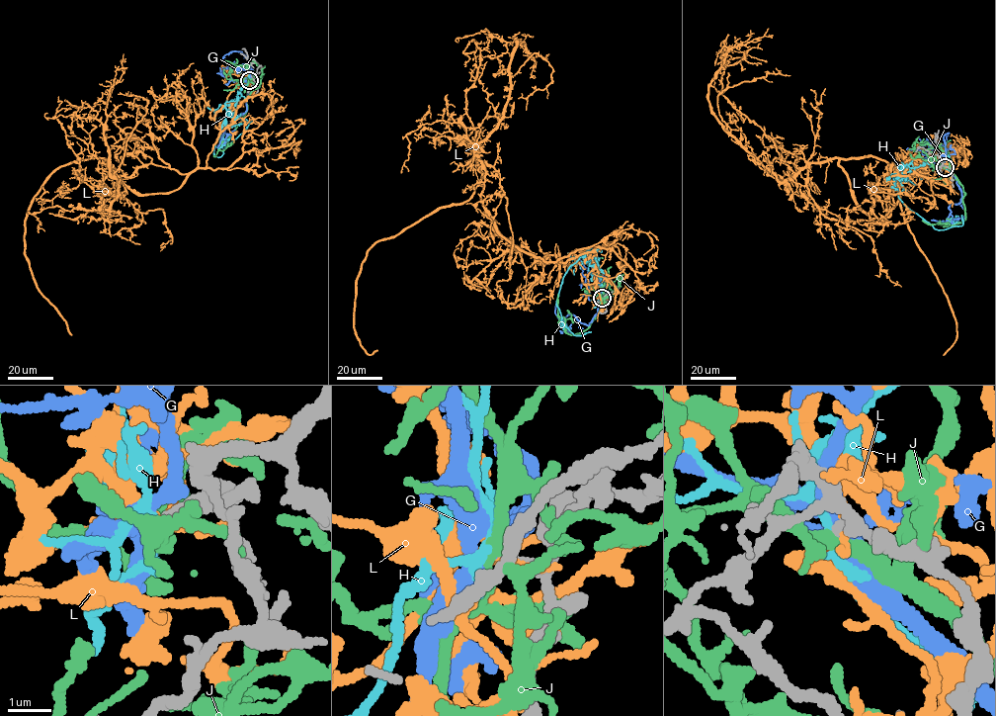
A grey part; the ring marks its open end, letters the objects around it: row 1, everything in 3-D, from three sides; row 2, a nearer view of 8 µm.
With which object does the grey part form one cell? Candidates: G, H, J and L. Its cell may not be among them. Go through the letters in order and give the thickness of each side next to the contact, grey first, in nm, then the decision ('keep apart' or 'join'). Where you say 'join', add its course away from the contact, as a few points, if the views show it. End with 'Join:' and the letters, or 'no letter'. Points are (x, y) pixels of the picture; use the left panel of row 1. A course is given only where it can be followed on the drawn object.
G: 280 nm thick on the grey side, 320 nm on the other; join; it runs (249, 80), (246, 110), (229, 124), (213, 151)
H: 280 nm thick on the grey side, 170 nm on the other; keep apart
J: 280 nm thick on the grey side, 320 nm on the other; keep apart
L: 320 nm thick on the grey side, 170 nm on the other; keep apart
Join: G

